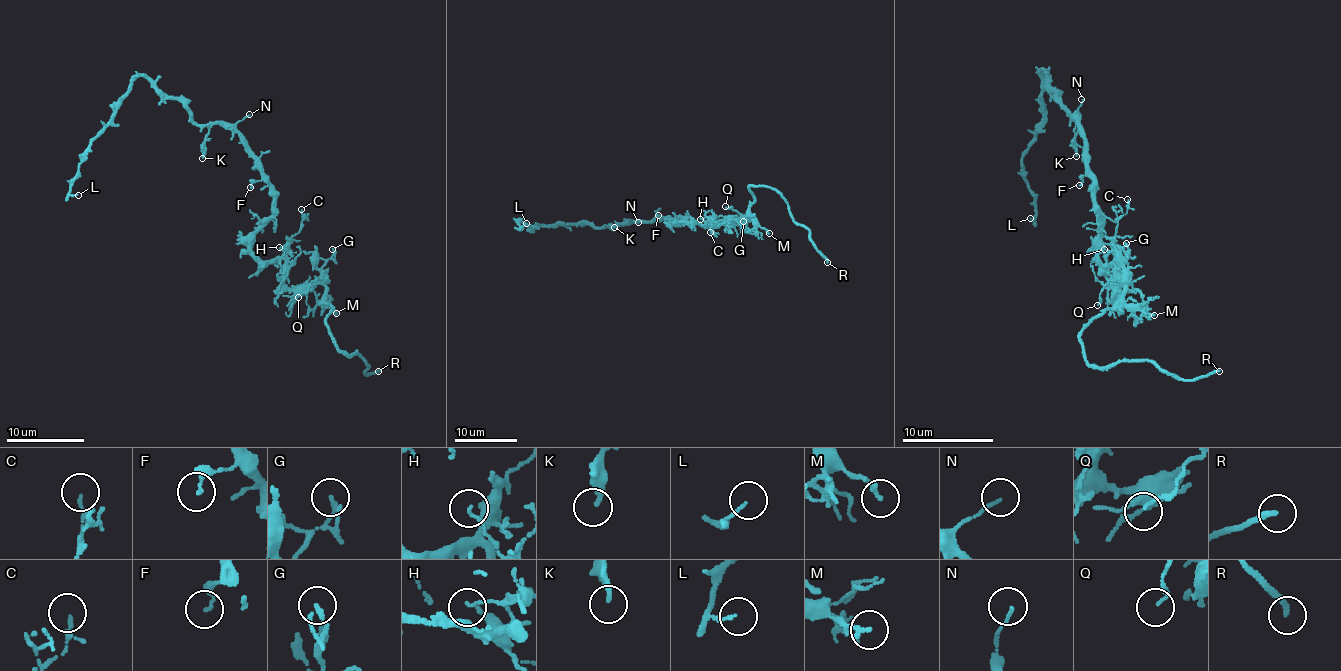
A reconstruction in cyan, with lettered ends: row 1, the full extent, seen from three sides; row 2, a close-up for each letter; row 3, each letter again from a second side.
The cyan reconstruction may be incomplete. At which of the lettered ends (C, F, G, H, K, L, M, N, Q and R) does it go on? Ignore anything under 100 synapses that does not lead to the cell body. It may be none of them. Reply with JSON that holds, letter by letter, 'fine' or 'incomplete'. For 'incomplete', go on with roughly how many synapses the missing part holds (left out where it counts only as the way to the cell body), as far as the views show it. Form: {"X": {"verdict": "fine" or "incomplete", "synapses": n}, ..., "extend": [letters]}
{"C": {"verdict": "fine"}, "F": {"verdict": "fine"}, "G": {"verdict": "fine"}, "H": {"verdict": "fine"}, "K": {"verdict": "fine"}, "L": {"verdict": "fine"}, "M": {"verdict": "fine"}, "N": {"verdict": "fine"}, "Q": {"verdict": "fine"}, "R": {"verdict": "incomplete"}, "extend": ["R"]}

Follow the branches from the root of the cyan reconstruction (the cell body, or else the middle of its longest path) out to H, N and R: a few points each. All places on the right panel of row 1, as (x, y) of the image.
H: (1096, 204), (1100, 224), (1097, 255), (1105, 267), (1112, 265), (1116, 255), (1108, 252), (1105, 259), (1104, 249)
N: (1096, 204), (1077, 109), (1082, 104), (1081, 99)
R: (1096, 204), (1097, 255), (1117, 295), (1124, 287), (1082, 332), (1084, 360), (1145, 360), (1183, 379), (1219, 371)

